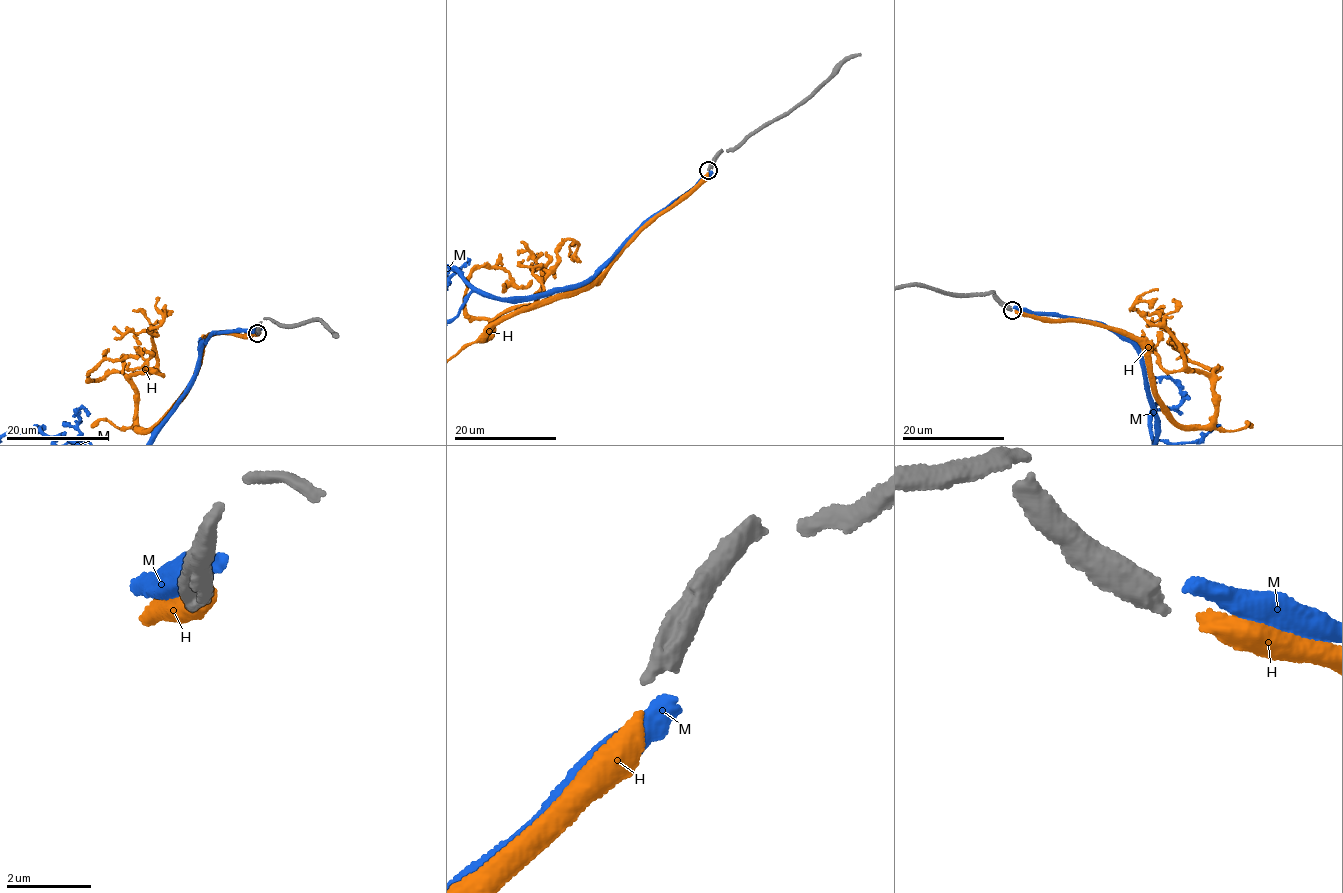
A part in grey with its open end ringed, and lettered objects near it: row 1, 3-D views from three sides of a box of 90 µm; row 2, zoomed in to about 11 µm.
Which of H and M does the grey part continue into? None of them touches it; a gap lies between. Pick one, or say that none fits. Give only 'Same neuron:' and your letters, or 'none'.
Same neuron: H

